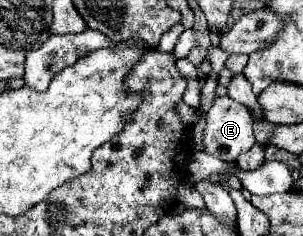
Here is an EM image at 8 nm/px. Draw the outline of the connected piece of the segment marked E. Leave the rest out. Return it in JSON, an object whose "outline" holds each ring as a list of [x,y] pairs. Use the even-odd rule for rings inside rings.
{"outline":[[[228,96],[216,98],[206,114],[206,152],[224,162],[234,162],[238,154],[256,144],[252,126],[252,114],[242,104],[234,102]]]}

